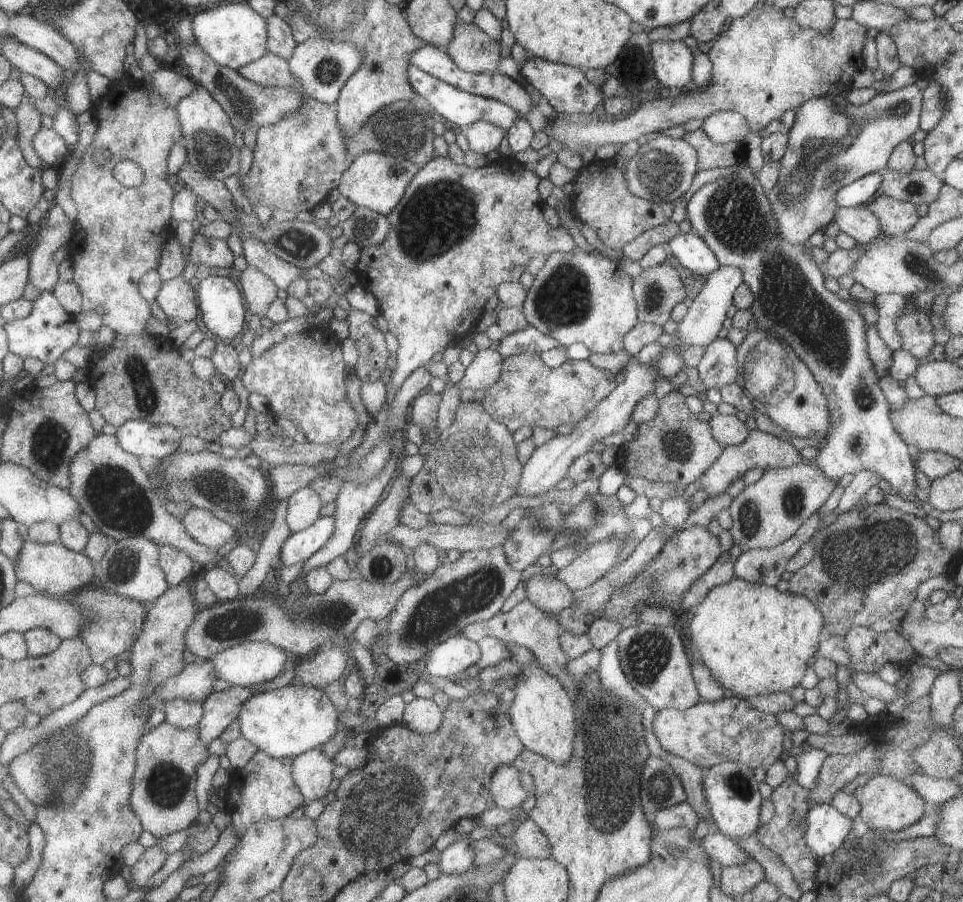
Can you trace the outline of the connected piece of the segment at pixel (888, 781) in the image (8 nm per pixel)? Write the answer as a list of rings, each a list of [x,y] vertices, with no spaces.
[[[875,775],[852,793],[860,804],[860,811],[857,816],[859,828],[900,831],[917,822],[923,816],[925,801],[921,796],[915,792],[914,788],[889,775]]]

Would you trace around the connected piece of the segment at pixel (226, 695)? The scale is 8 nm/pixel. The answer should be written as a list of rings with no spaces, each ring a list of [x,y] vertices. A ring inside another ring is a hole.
[[[231,686],[224,691],[213,691],[204,700],[204,715],[200,722],[202,741],[208,746],[211,740],[222,736],[225,729],[238,720],[244,704],[256,693],[253,686]]]

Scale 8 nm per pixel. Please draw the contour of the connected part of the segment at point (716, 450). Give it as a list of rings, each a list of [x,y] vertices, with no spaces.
[[[675,388],[658,400],[657,414],[649,421],[639,423],[637,433],[631,442],[623,444],[617,454],[617,462],[626,472],[625,484],[629,477],[637,477],[646,481],[673,483],[681,487],[691,487],[721,454],[722,446],[711,436],[707,422],[699,421],[695,413],[691,413],[685,405],[685,396]]]

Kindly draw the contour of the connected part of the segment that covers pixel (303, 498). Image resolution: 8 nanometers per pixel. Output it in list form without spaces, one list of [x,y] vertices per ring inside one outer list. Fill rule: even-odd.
[[[305,487],[294,492],[288,500],[286,512],[289,532],[304,531],[313,526],[321,516],[321,508],[323,500],[315,490]]]

